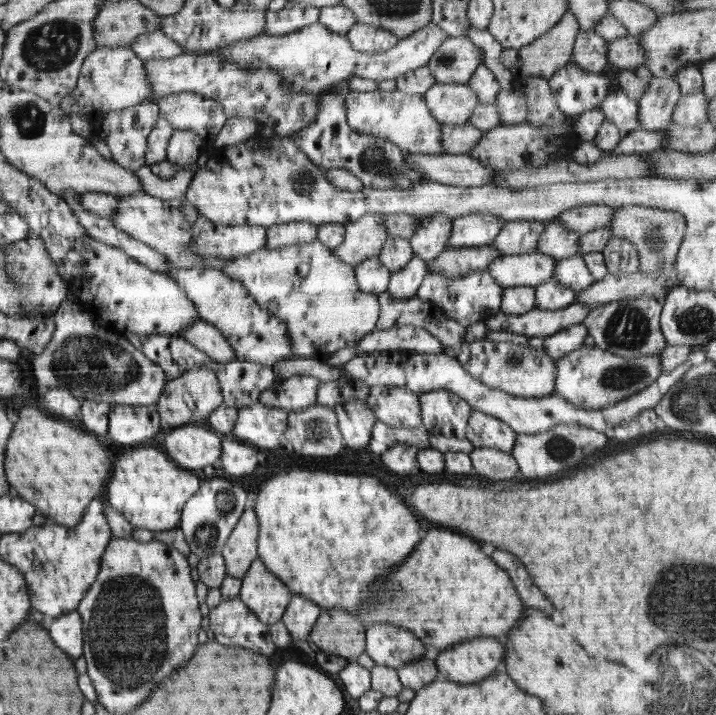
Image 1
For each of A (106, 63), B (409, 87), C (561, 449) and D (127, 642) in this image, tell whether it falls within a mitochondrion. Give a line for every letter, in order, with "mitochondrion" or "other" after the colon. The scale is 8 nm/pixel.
A: other
B: other
C: mitochondrion
D: mitochondrion

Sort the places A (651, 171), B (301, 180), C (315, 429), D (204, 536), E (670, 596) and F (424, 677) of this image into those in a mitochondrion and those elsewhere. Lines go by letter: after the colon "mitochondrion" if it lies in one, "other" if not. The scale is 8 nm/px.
A: other
B: mitochondrion
C: mitochondrion
D: mitochondrion
E: mitochondrion
F: other

